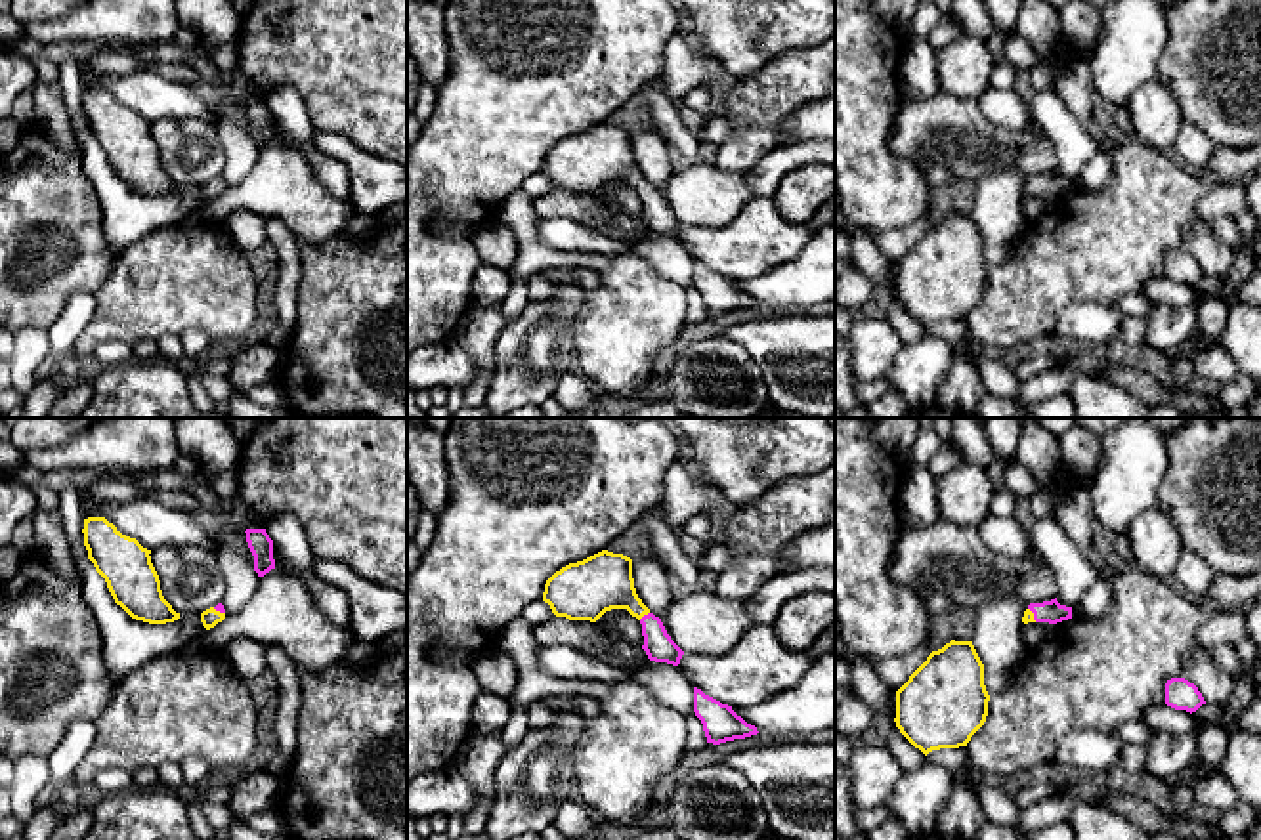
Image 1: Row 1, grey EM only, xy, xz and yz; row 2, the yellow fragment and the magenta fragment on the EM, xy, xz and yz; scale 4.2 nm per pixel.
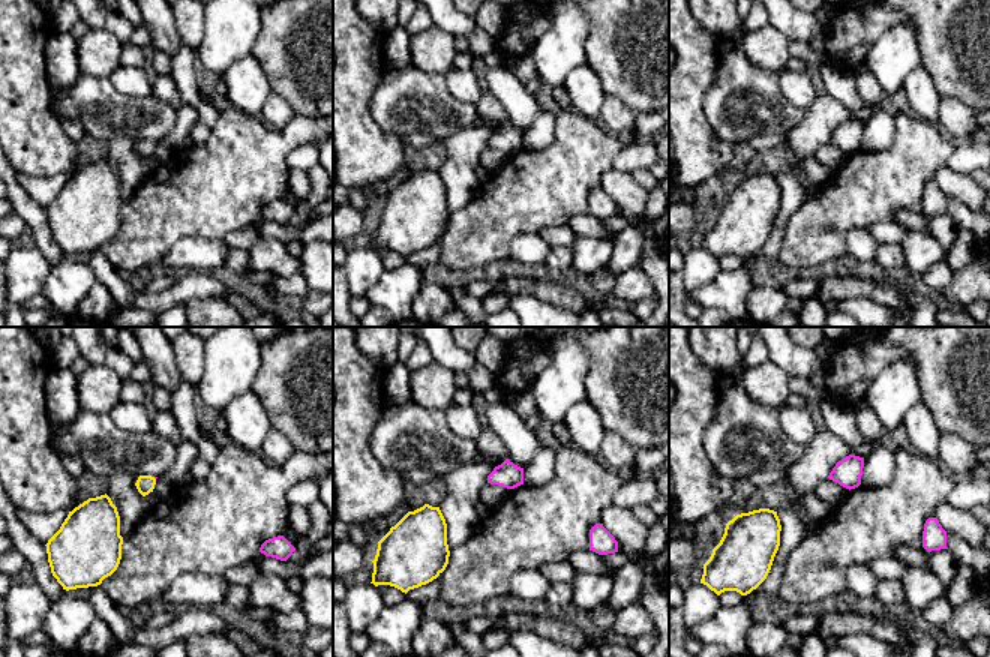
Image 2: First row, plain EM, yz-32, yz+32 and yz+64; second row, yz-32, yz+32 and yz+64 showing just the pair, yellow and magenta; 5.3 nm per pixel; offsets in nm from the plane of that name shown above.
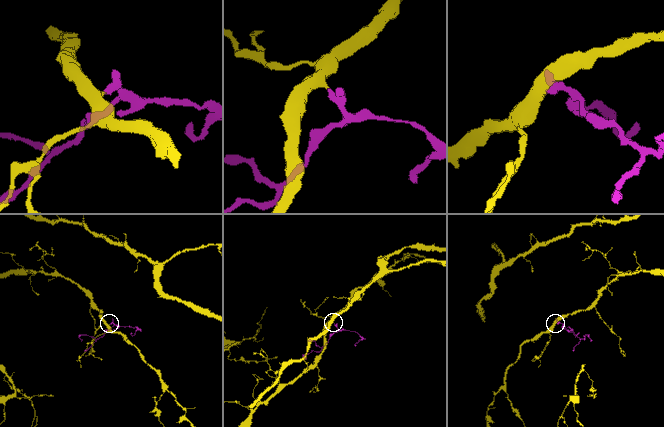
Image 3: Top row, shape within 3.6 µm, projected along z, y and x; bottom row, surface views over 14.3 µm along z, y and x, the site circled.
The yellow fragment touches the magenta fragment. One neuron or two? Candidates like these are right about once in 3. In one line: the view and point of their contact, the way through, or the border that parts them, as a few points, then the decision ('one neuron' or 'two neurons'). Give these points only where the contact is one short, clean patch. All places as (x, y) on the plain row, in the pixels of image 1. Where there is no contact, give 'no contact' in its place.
contact xz (642, 188); way xz (600, 155), (618, 163), (642, 188), (652, 197), (658, 216); one neuron

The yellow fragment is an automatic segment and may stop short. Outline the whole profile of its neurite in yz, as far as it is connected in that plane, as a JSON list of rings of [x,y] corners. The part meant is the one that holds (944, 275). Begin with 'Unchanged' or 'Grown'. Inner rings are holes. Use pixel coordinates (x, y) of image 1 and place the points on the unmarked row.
Unchanged. [[[951,212],[896,263],[896,300],[925,328],[967,319],[984,298],[990,267],[972,214]]]

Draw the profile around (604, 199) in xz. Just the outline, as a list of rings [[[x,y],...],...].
[[[611,181],[611,183],[606,183],[596,195],[596,202],[613,218],[621,218],[625,216],[619,206],[615,204],[615,199],[611,197],[611,193],[615,189],[621,189],[621,187],[630,187],[627,181]]]

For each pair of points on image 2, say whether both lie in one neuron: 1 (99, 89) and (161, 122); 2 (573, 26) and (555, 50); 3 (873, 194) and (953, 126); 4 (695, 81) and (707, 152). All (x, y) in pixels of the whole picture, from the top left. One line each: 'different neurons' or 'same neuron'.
1: same neuron
2: same neuron
3: different neurons
4: same neuron

